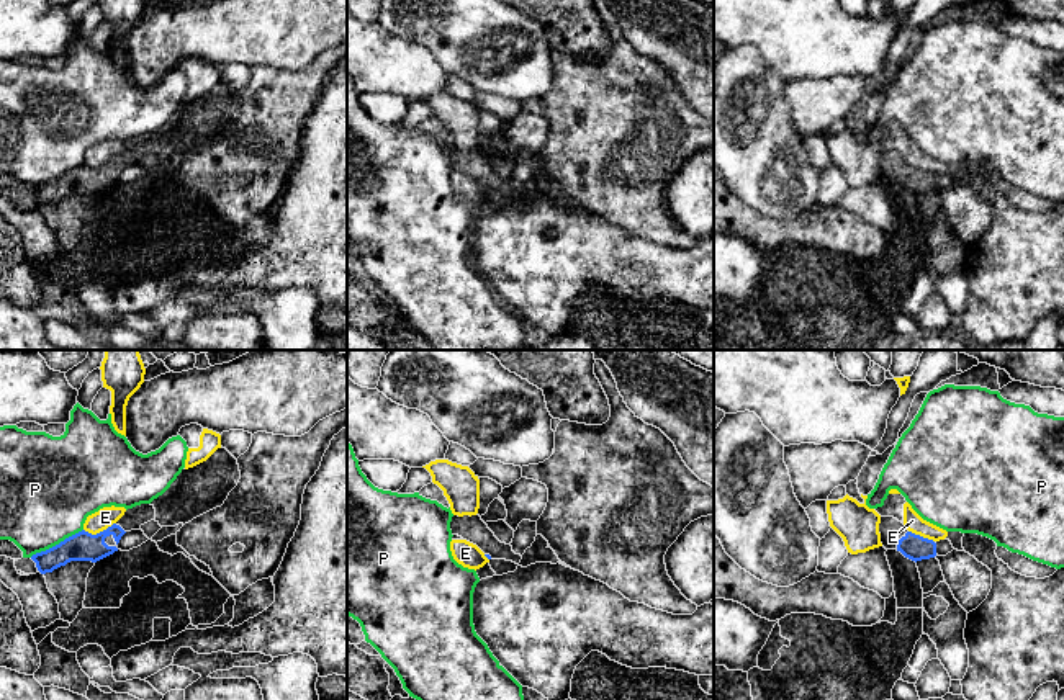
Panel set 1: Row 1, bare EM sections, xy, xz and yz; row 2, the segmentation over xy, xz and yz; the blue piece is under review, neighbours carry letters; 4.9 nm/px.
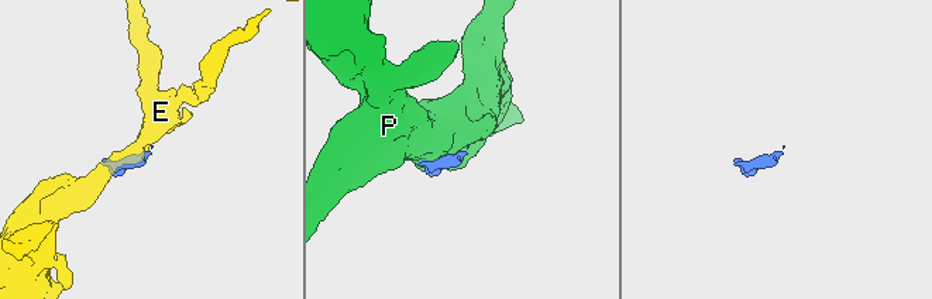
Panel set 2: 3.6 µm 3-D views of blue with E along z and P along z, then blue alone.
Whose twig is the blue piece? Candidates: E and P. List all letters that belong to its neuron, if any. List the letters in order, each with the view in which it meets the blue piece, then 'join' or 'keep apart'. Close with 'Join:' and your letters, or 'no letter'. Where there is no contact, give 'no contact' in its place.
E: xy | keep apart
P: xy | keep apart
Join: no letter

